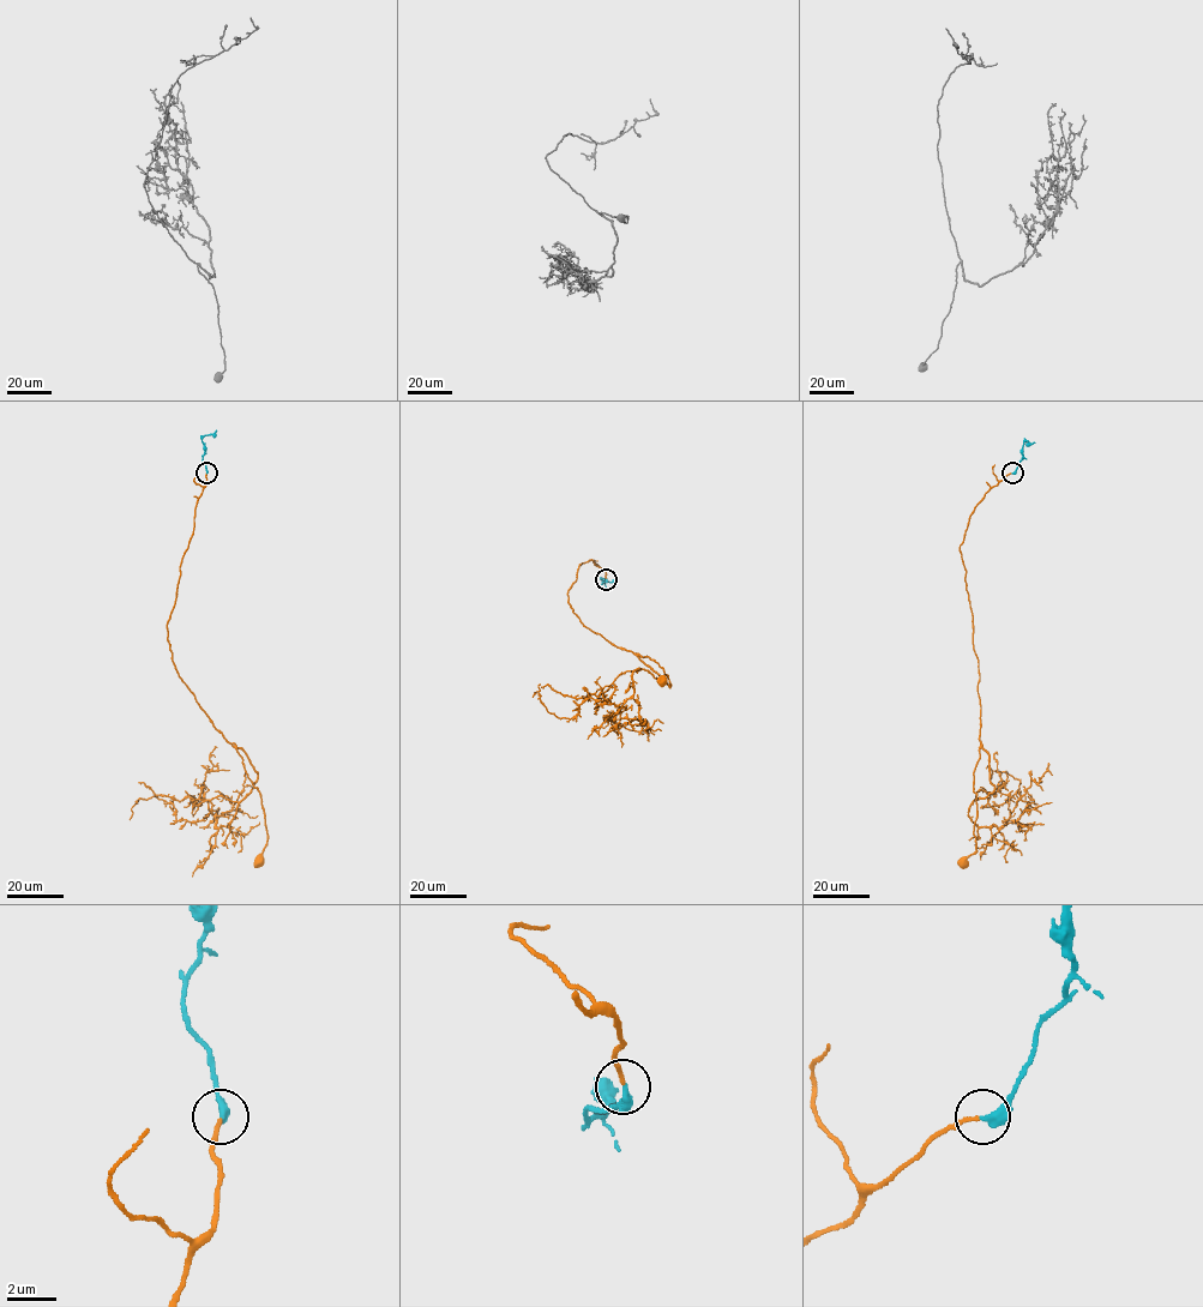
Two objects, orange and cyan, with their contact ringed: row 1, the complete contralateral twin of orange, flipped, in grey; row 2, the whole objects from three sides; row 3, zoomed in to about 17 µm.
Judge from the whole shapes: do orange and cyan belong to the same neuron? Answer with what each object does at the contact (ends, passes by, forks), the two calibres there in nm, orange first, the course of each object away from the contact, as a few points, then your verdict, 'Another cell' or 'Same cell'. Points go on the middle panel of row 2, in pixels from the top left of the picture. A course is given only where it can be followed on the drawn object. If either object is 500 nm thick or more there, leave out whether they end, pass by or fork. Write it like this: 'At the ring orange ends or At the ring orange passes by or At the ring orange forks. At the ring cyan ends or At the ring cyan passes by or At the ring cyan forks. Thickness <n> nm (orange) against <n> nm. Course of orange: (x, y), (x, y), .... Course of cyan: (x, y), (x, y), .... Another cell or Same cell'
At the ring orange ends. At the ring cyan ends. Thickness 150 nm (orange) against 380 nm. Course of orange: (606, 579), (579, 565), (570, 608), (660, 680), (623, 673), (608, 700), (570, 718), (533, 697). Course of cyan: (606, 579), (602, 583), (601, 578), (615, 585). Same cell

